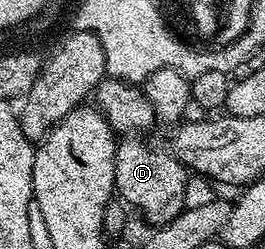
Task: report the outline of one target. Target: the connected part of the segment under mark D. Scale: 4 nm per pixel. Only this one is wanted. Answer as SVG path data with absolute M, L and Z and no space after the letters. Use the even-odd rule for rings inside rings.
M125 139L115 155L115 193L126 206L141 209L150 226L165 225L186 208L185 184L190 174L168 148L156 149L145 139ZM125 141L125 142L124 142Z

